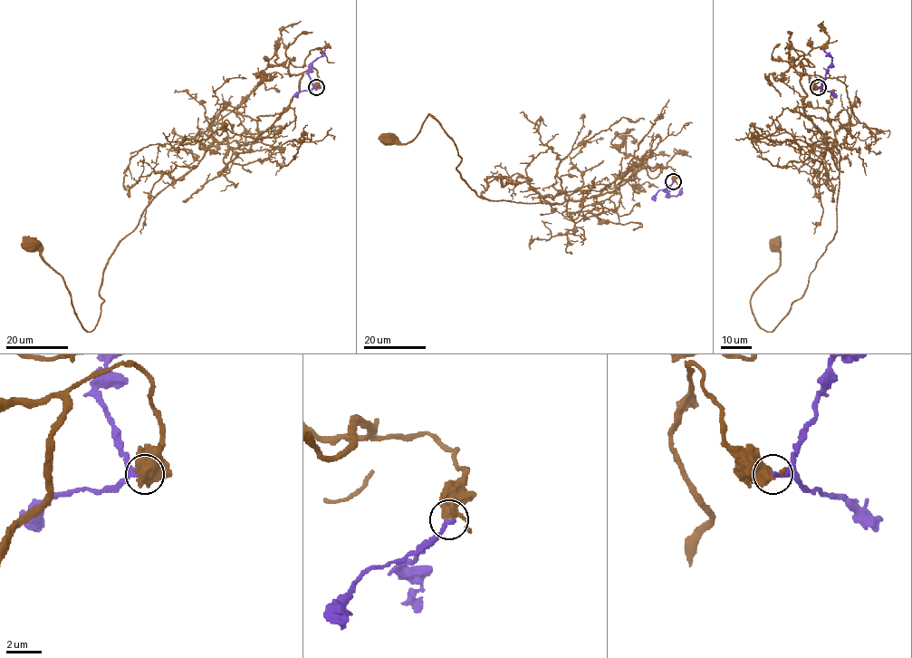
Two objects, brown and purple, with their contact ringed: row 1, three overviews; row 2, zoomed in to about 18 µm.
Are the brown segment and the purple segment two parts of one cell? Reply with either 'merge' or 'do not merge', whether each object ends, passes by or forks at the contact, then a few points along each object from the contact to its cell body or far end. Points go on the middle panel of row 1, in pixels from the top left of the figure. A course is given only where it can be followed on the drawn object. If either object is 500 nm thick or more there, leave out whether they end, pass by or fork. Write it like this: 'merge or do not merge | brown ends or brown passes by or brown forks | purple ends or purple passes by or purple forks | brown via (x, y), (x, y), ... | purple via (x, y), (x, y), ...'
merge | brown via (673, 181), (657, 164), (561, 204), (488, 200), (432, 116), (408, 143), (388, 138) | purple via (673, 181), (666, 189), (671, 196), (676, 196), (682, 188)

